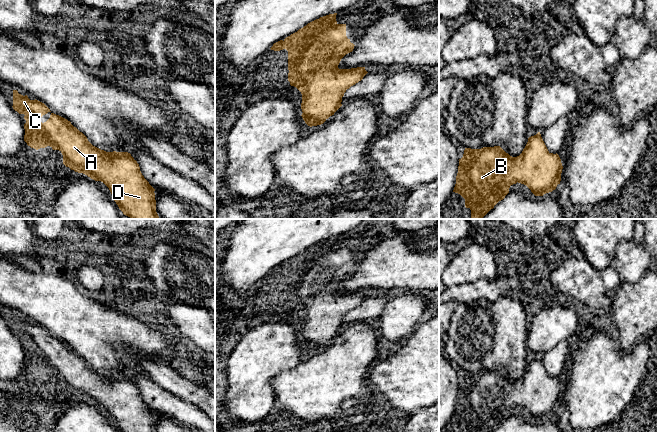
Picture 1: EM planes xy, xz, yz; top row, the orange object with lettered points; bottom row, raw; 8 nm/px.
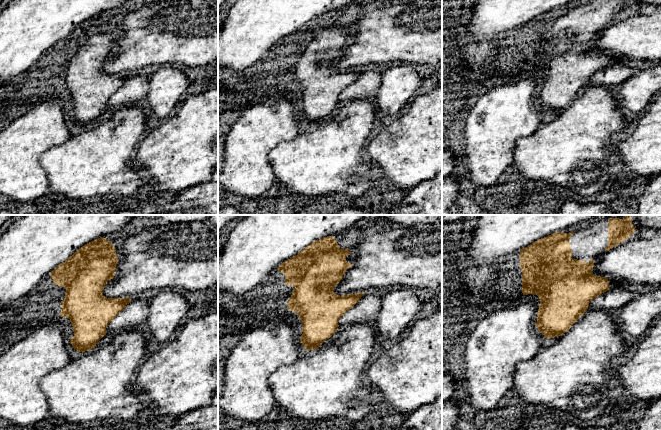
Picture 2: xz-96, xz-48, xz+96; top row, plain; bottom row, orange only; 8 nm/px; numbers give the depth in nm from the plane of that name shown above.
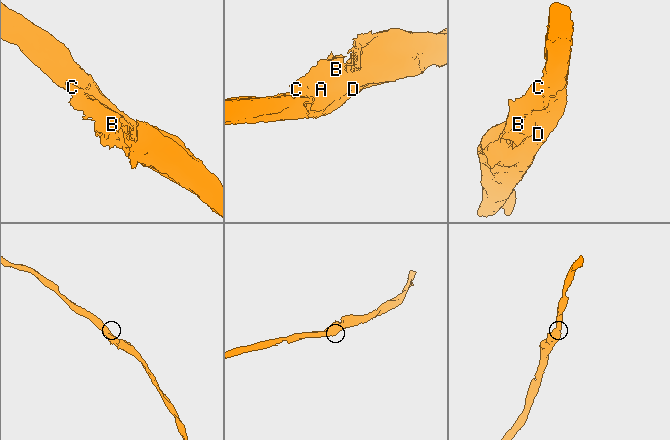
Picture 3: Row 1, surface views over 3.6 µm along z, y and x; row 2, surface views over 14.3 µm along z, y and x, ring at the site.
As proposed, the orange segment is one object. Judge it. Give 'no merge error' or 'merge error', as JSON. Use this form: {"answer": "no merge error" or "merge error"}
{"answer": "no merge error"}

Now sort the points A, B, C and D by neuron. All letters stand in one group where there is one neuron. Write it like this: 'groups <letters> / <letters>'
groups A B C D

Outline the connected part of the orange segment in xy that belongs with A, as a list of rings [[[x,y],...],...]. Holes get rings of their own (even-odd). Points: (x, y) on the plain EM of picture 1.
[[[13,314],[13,333],[24,338],[24,365],[36,374],[50,370],[63,379],[63,388],[78,397],[83,397],[95,405],[103,406],[110,414],[119,432],[156,432],[155,413],[144,402],[139,388],[128,376],[106,376],[93,370],[87,361],[67,343],[56,339],[42,326],[30,324],[17,314]],[[48,336],[50,342],[42,347],[41,341]]]

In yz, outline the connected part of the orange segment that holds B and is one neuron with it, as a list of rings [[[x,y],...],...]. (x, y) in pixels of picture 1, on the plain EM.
[[[540,356],[528,362],[522,377],[512,381],[500,370],[483,371],[481,373],[465,372],[463,381],[459,383],[456,408],[453,416],[465,423],[466,432],[494,432],[494,430],[509,417],[511,409],[518,407],[526,409],[535,420],[543,420],[556,413],[561,405],[562,387],[559,379],[550,377],[541,361]]]

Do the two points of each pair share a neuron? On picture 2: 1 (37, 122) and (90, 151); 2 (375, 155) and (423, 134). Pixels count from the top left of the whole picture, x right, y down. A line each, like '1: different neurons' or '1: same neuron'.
1: different neurons
2: same neuron

